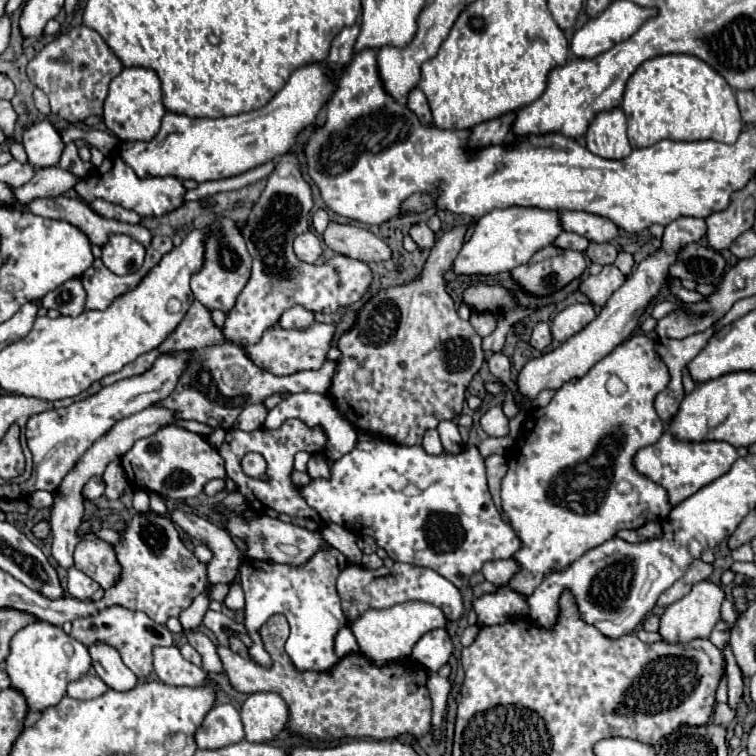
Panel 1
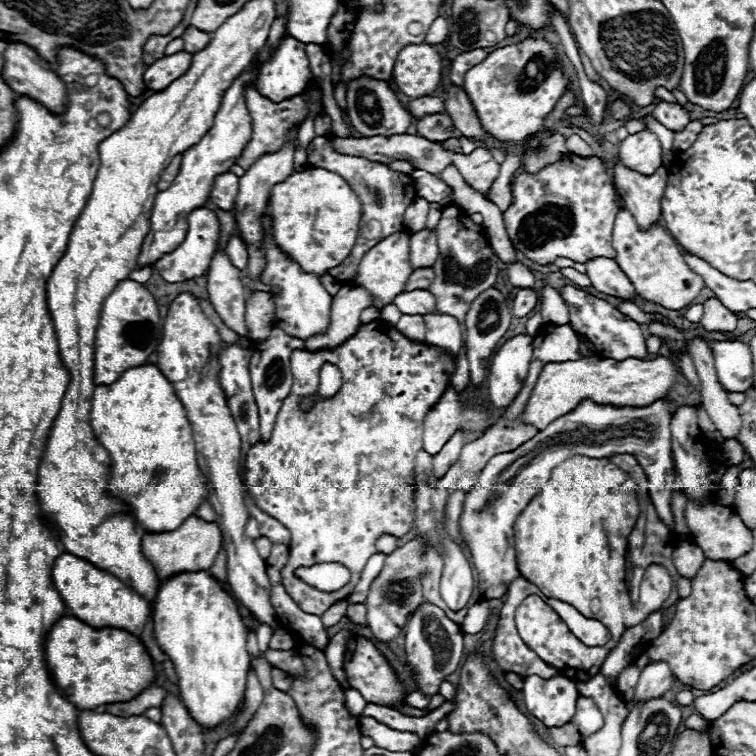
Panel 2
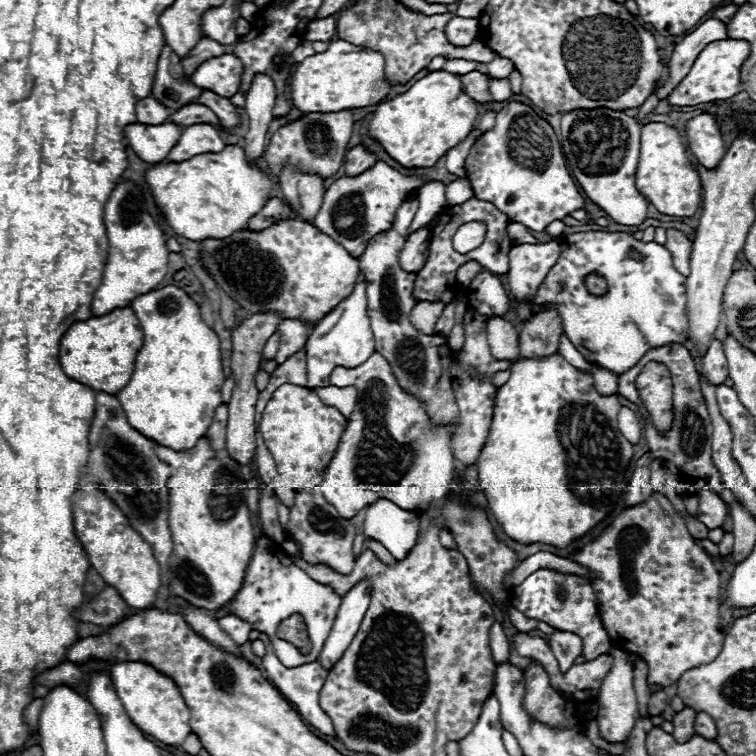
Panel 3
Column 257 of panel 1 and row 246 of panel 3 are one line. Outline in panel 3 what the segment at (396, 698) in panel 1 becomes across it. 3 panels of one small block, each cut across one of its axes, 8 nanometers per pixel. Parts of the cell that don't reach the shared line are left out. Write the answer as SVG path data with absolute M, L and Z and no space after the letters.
M676 228L666 230L666 250L672 256L672 264L678 272L684 276L690 274L690 252L692 252L692 242Z

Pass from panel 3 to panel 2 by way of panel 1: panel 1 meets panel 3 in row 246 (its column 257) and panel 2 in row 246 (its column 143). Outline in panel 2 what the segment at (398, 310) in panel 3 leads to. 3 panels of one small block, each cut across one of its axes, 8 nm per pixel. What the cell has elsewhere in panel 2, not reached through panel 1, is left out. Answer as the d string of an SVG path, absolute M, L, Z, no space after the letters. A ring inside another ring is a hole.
M318 136L314 138L314 154L308 158L308 164L312 168L326 168L330 172L336 172L340 174L348 184L350 188L358 194L360 202L362 202L362 220L360 220L360 236L356 240L356 246L352 248L350 256L336 268L330 268L328 274L332 278L336 278L338 282L344 282L344 284L350 284L356 270L358 270L358 264L362 260L362 256L374 246L378 244L382 238L398 232L404 228L404 212L406 208L412 204L412 200L416 198L416 190L414 190L414 180L412 176L408 174L402 174L402 172L396 172L396 170L390 170L388 166L380 164L380 162L372 162L372 160L366 160L364 156L350 156L350 154L340 154L340 152L334 152L332 144L328 138L324 136ZM376 220L376 226L372 226L372 230L376 228L376 232L366 232L370 228L370 222ZM370 234L370 238L366 236Z

